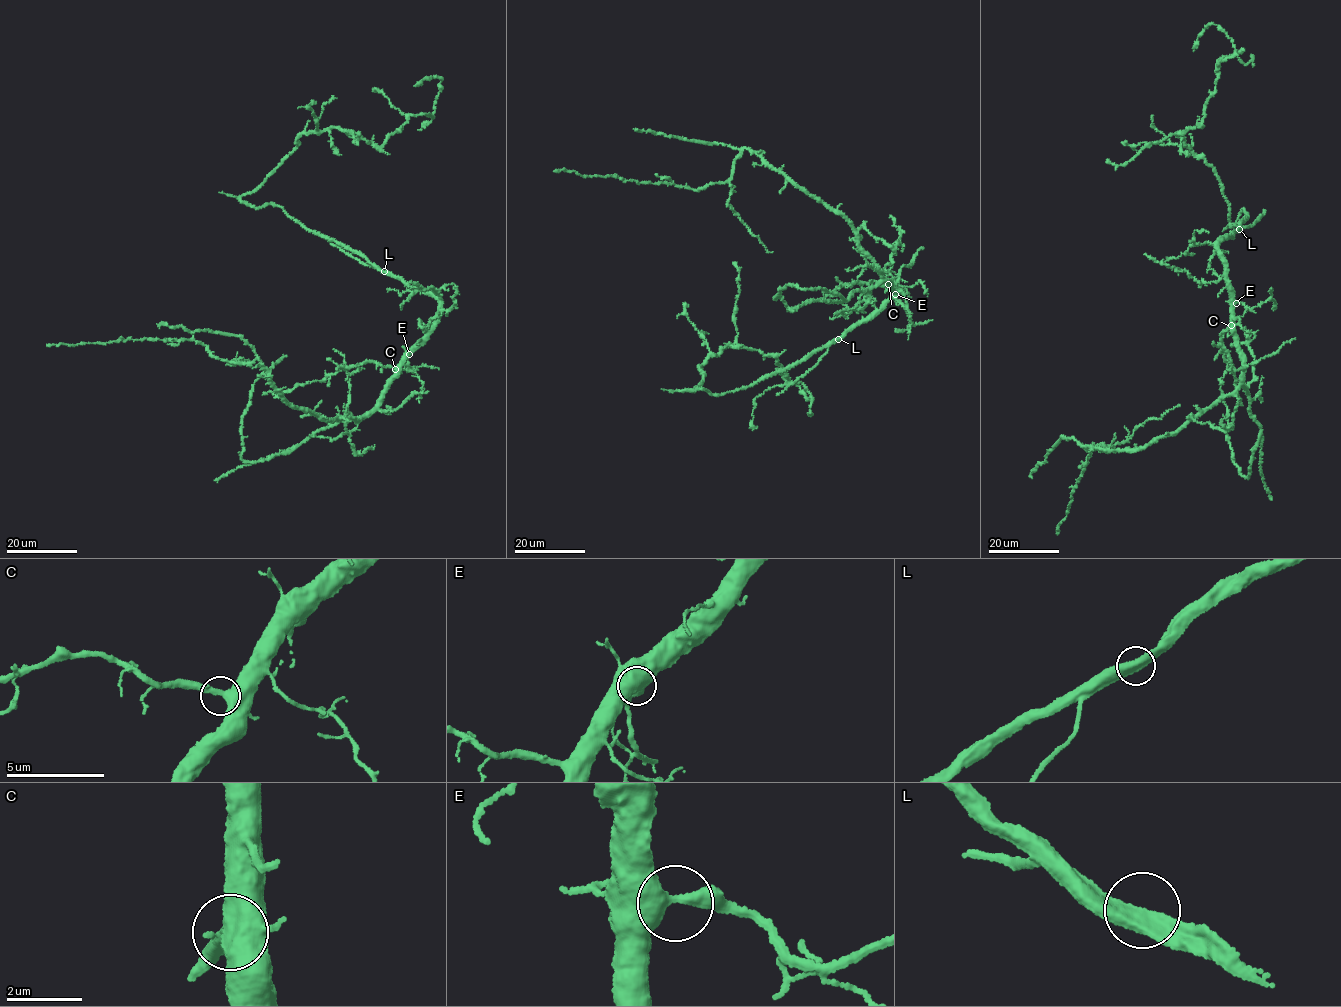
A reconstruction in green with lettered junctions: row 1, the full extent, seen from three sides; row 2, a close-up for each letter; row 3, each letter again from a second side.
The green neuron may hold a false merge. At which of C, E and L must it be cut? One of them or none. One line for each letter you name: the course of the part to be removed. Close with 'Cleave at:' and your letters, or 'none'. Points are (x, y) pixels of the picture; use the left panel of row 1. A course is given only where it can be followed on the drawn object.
Cleave at: none

